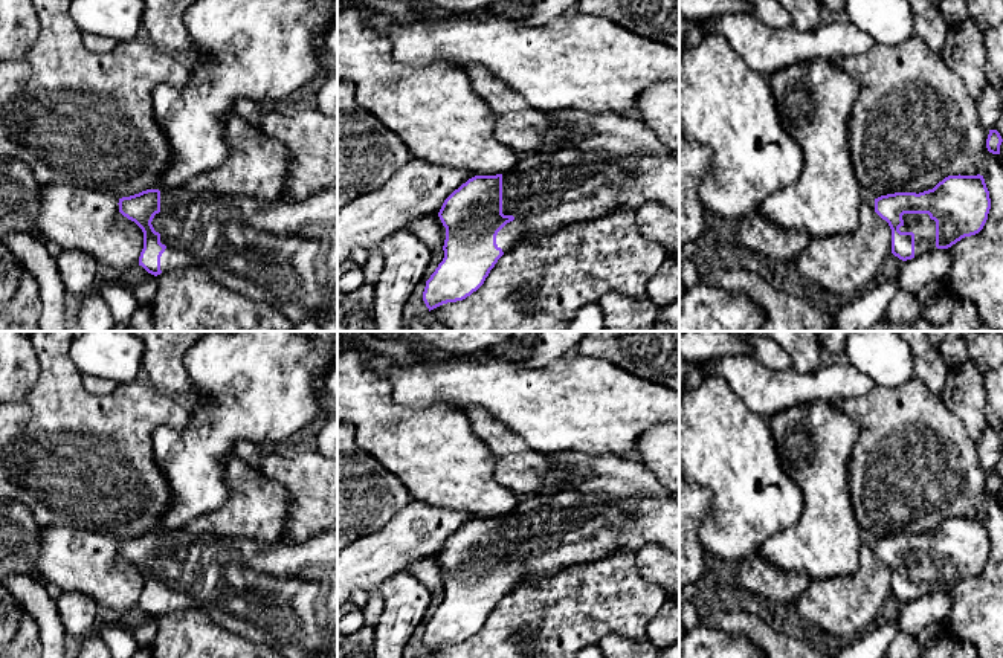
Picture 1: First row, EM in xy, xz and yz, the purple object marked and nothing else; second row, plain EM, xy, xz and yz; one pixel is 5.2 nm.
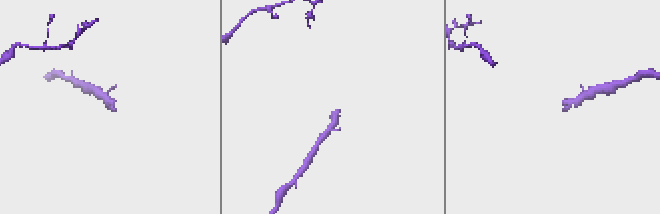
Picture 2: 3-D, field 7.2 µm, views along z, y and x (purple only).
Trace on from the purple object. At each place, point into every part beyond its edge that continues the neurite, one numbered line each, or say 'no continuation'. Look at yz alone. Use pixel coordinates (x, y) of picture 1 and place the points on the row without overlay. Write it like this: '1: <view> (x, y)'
1: yz (921, 567)

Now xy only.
1: xy (284, 596)

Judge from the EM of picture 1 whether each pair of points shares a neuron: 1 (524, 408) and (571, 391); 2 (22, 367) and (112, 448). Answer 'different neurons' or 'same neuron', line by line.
1: same neuron
2: different neurons

